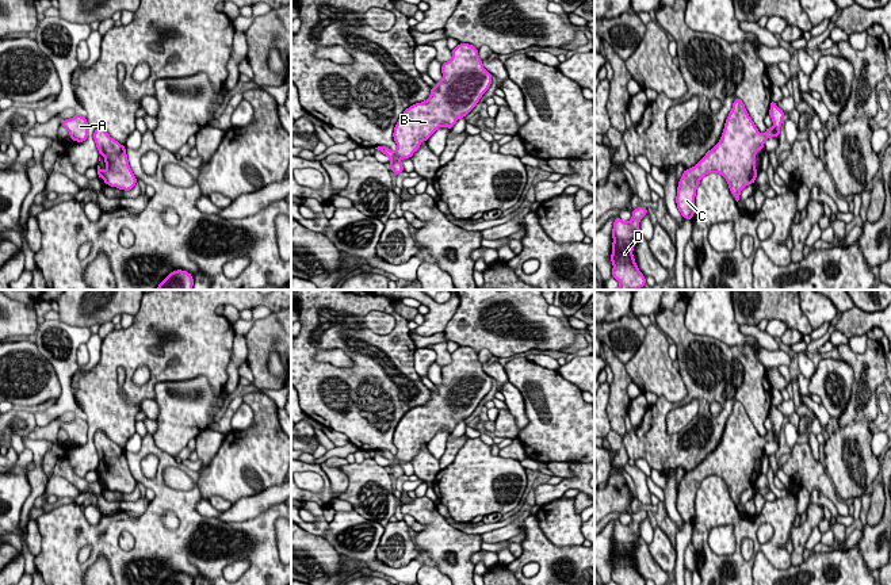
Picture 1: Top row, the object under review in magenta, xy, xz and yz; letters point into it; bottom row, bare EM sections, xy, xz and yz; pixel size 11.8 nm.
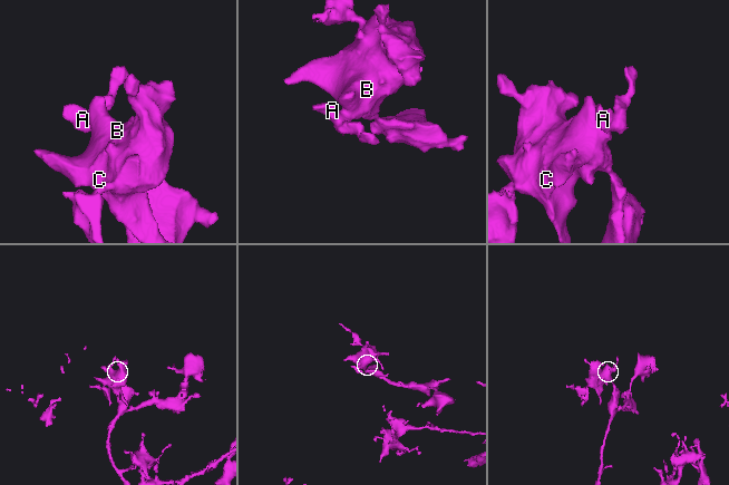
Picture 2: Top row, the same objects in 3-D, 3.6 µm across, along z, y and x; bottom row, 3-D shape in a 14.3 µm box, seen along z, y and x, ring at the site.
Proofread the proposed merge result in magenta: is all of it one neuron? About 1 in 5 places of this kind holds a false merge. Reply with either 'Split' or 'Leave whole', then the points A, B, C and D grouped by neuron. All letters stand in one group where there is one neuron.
Leave whole. Groups: A B C D

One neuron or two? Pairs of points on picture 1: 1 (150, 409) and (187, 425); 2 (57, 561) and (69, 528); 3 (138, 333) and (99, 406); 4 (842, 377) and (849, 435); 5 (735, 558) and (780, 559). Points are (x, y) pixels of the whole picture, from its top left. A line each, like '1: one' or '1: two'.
1: two
2: one
3: one
4: two
5: one

